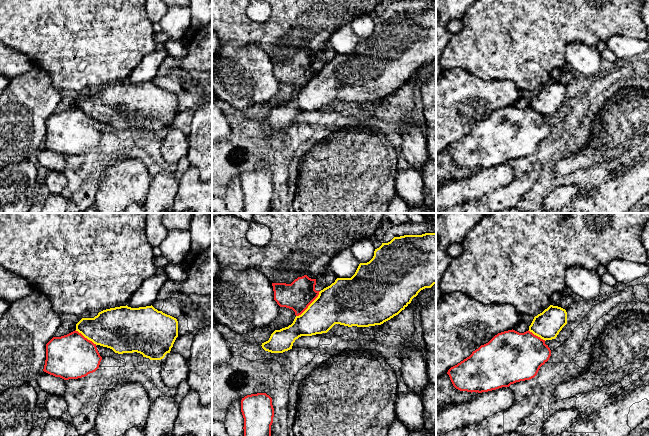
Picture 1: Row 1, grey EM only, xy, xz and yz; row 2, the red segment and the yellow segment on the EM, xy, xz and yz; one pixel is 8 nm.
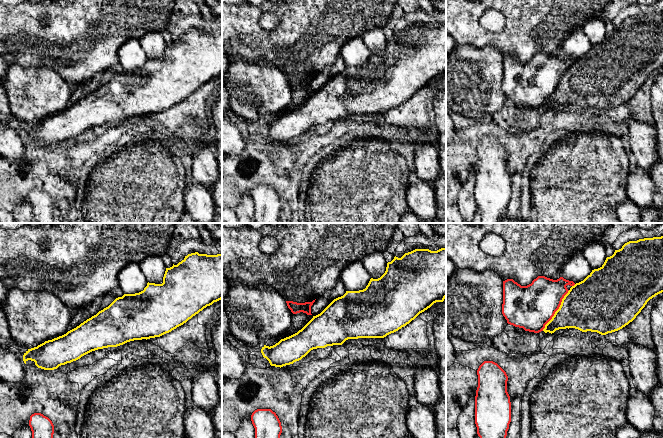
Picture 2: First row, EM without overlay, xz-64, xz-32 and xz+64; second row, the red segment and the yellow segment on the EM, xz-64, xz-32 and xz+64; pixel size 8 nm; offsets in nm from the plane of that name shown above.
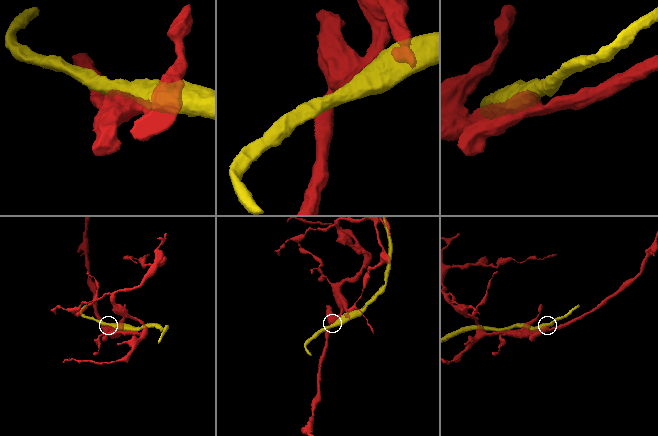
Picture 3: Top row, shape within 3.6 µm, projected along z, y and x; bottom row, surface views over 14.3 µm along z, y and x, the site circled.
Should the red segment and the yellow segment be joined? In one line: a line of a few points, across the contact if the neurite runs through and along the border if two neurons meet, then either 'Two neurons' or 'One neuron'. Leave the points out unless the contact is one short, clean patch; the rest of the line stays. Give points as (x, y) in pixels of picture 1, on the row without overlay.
Two neurons

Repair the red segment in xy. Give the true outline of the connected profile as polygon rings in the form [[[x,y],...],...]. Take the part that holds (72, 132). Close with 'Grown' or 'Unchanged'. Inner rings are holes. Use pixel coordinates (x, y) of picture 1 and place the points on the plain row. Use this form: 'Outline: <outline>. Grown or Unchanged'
Outline: [[[75,106],[46,120],[43,147],[64,156],[78,155],[95,148],[101,136],[96,120]]]. Unchanged

